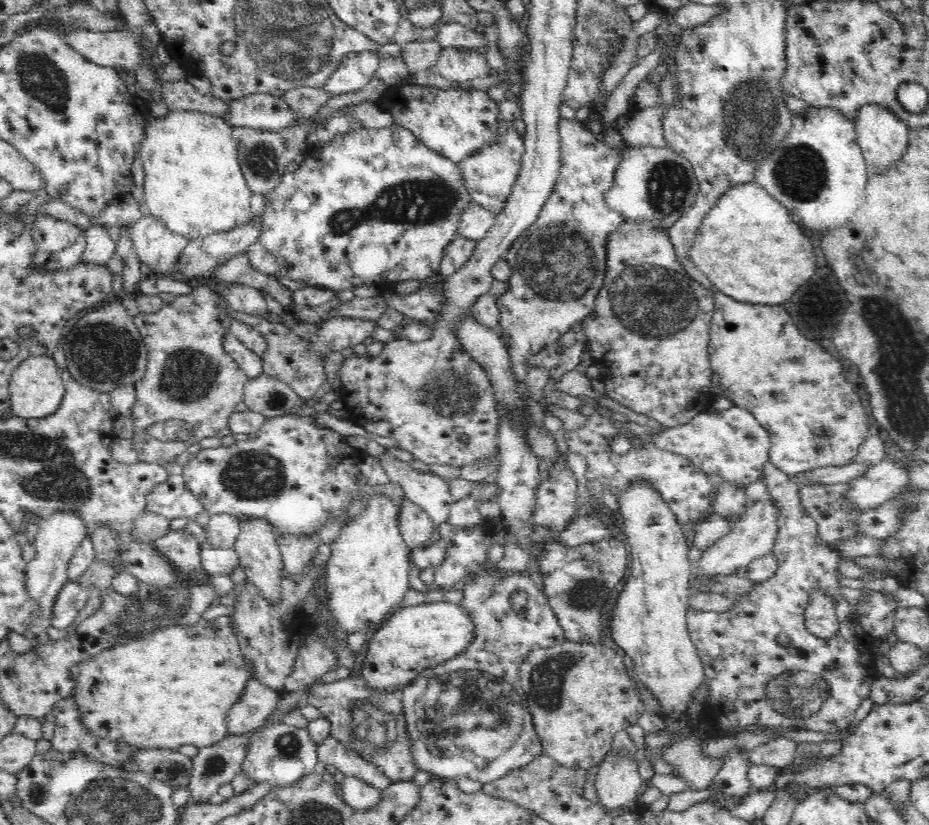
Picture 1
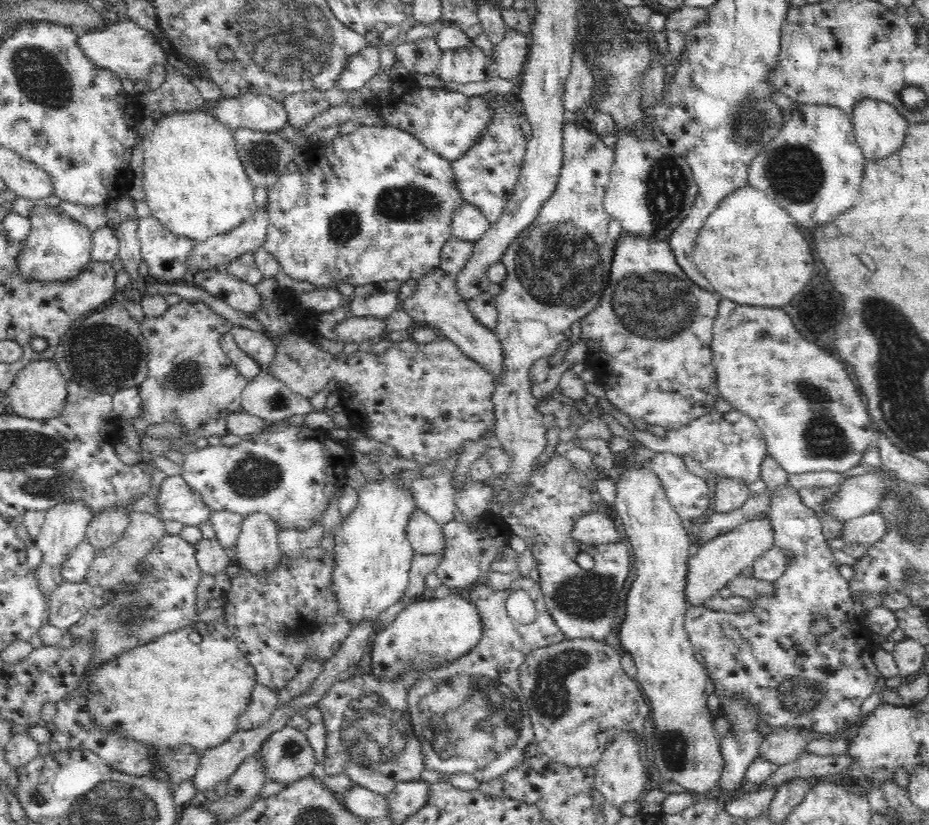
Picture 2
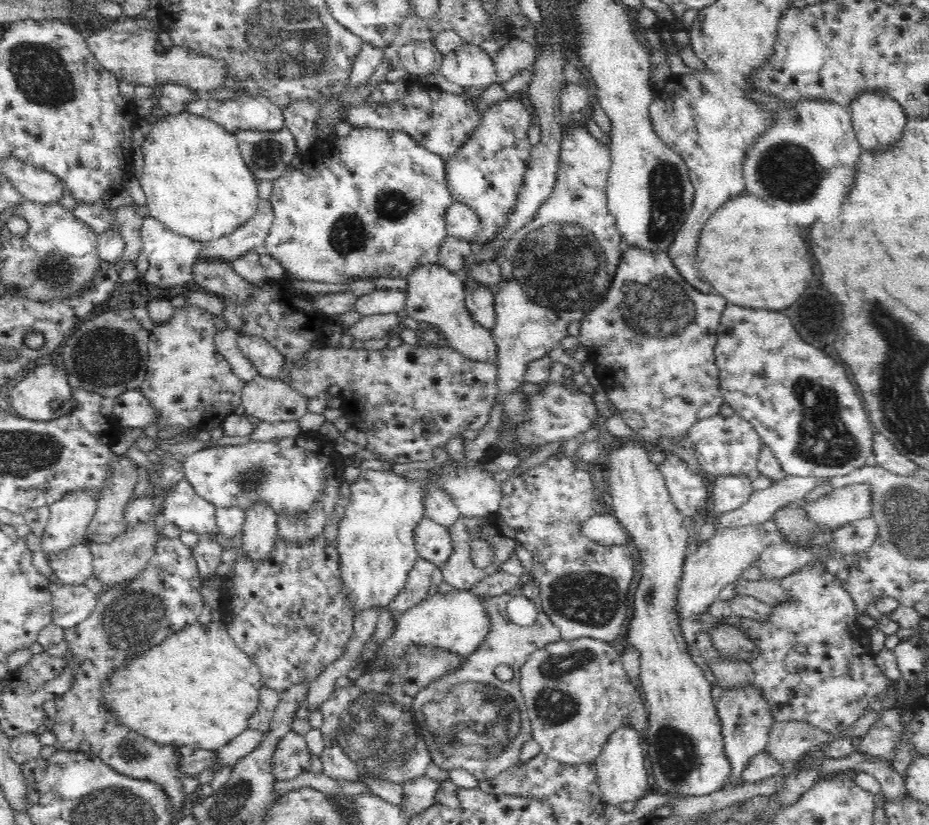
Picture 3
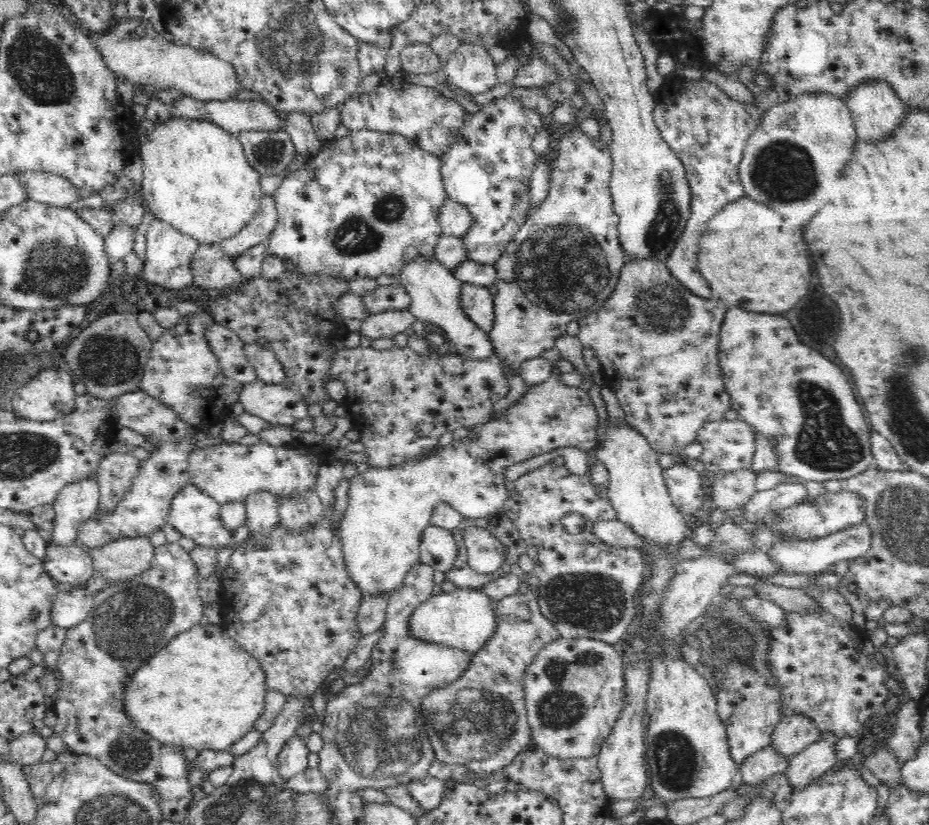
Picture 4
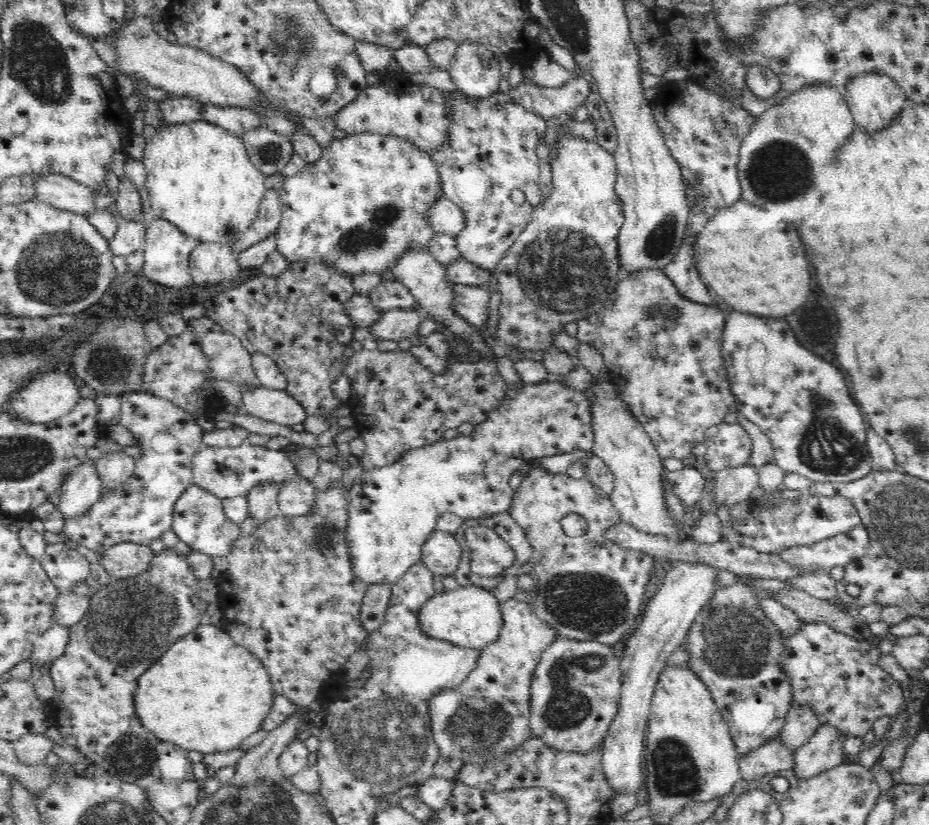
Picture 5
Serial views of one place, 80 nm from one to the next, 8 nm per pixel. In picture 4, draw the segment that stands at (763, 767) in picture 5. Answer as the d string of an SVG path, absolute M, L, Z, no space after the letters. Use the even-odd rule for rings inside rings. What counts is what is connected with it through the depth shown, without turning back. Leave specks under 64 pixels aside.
M768 745L742 762L741 775L745 784L758 785L773 774L784 773L788 760Z

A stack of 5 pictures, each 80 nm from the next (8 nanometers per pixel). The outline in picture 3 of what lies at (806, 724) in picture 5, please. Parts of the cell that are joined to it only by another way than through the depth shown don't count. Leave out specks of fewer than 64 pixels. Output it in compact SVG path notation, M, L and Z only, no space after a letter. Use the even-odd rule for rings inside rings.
M802 722L774 723L769 730L765 752L782 765L793 763L813 747L834 740L833 735Z

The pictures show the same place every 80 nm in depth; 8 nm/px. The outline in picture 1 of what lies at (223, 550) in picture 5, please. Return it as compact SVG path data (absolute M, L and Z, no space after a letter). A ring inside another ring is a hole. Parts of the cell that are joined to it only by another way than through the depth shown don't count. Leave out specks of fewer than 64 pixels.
M172 475L166 482L152 487L146 500L150 512L170 520L178 517L196 520L196 516L205 511L202 503L186 486L183 475Z

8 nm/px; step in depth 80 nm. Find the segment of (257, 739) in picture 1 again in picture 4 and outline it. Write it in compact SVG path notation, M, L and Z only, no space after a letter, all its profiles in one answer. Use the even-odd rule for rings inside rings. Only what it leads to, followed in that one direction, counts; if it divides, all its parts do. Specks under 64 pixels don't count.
M294 734L282 746L278 753L278 774L287 781L297 774L304 772L308 767L310 750L302 737Z

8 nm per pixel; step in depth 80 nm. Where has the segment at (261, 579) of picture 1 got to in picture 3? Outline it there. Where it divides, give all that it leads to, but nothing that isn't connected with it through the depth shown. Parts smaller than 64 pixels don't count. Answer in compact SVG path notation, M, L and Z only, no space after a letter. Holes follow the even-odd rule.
M254 504L245 512L241 553L250 561L264 562L276 548L277 514L265 504Z

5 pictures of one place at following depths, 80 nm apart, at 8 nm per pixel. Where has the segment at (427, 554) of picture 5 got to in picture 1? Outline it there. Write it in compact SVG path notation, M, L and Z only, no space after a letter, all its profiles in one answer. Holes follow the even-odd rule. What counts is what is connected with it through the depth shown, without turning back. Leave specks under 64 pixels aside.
M404 497L397 504L397 525L403 541L410 548L426 547L436 537L437 527L426 511Z

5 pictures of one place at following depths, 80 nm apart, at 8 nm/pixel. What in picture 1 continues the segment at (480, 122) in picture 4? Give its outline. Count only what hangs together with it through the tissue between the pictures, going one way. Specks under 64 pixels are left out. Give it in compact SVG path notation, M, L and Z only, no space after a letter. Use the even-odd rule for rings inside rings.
M502 120L501 138L498 143L482 146L478 153L458 163L472 200L496 214L502 212L519 176L524 152L523 138L514 130L513 122Z

